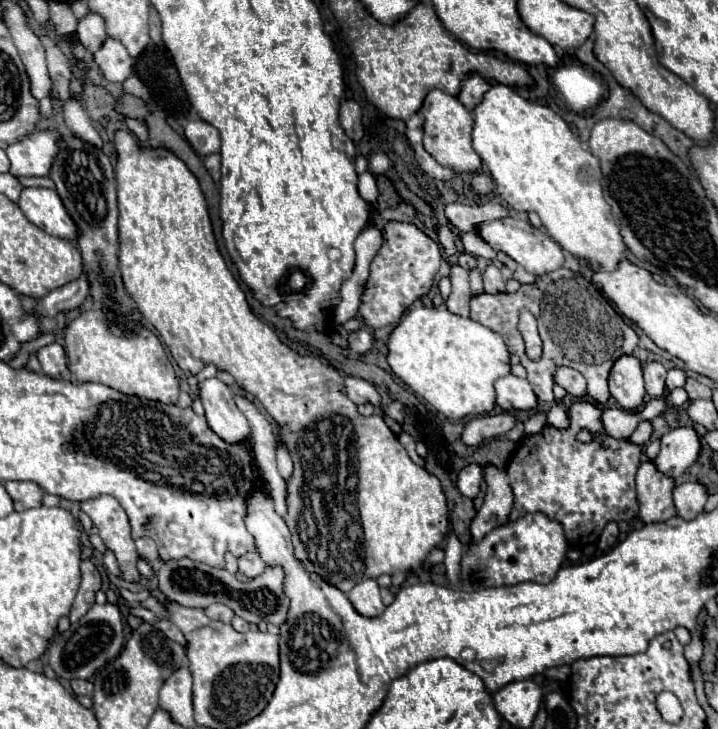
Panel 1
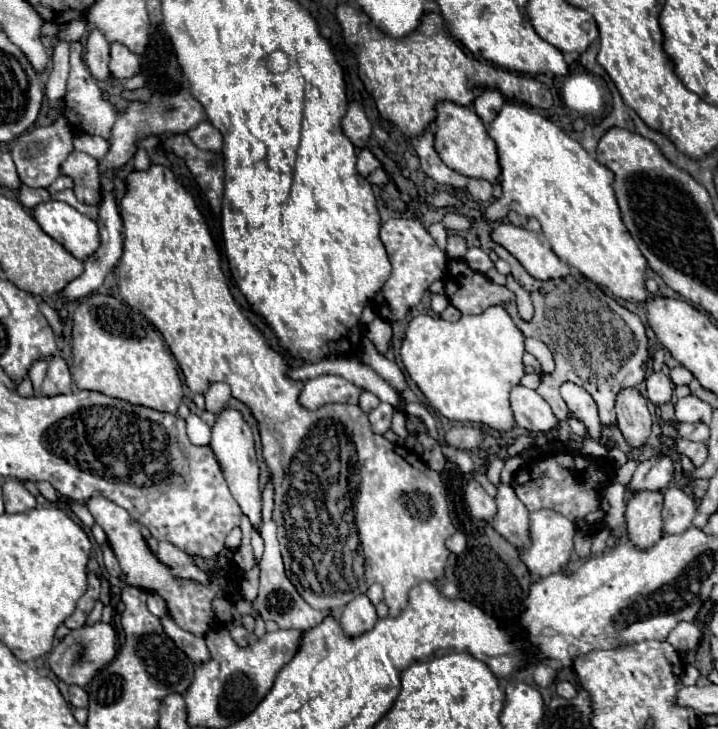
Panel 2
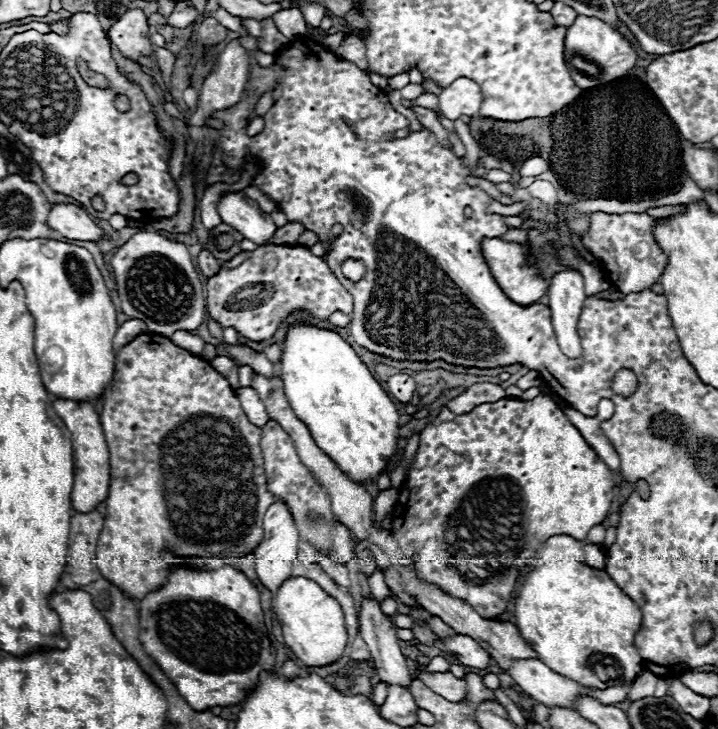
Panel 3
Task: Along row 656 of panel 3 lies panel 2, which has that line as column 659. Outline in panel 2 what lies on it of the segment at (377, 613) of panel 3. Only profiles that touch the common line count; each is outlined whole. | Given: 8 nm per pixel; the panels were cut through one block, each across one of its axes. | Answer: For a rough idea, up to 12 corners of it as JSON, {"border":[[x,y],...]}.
{"border":[[652,372],[646,378],[648,400],[656,406],[670,402],[670,376]]}

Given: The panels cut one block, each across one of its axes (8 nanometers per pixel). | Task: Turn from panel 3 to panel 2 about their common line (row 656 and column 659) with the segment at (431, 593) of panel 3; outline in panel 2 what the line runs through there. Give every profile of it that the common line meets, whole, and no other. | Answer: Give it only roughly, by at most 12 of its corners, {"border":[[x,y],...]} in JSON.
{"border":[[662,492],[628,500],[624,538],[642,550],[662,538]]}

